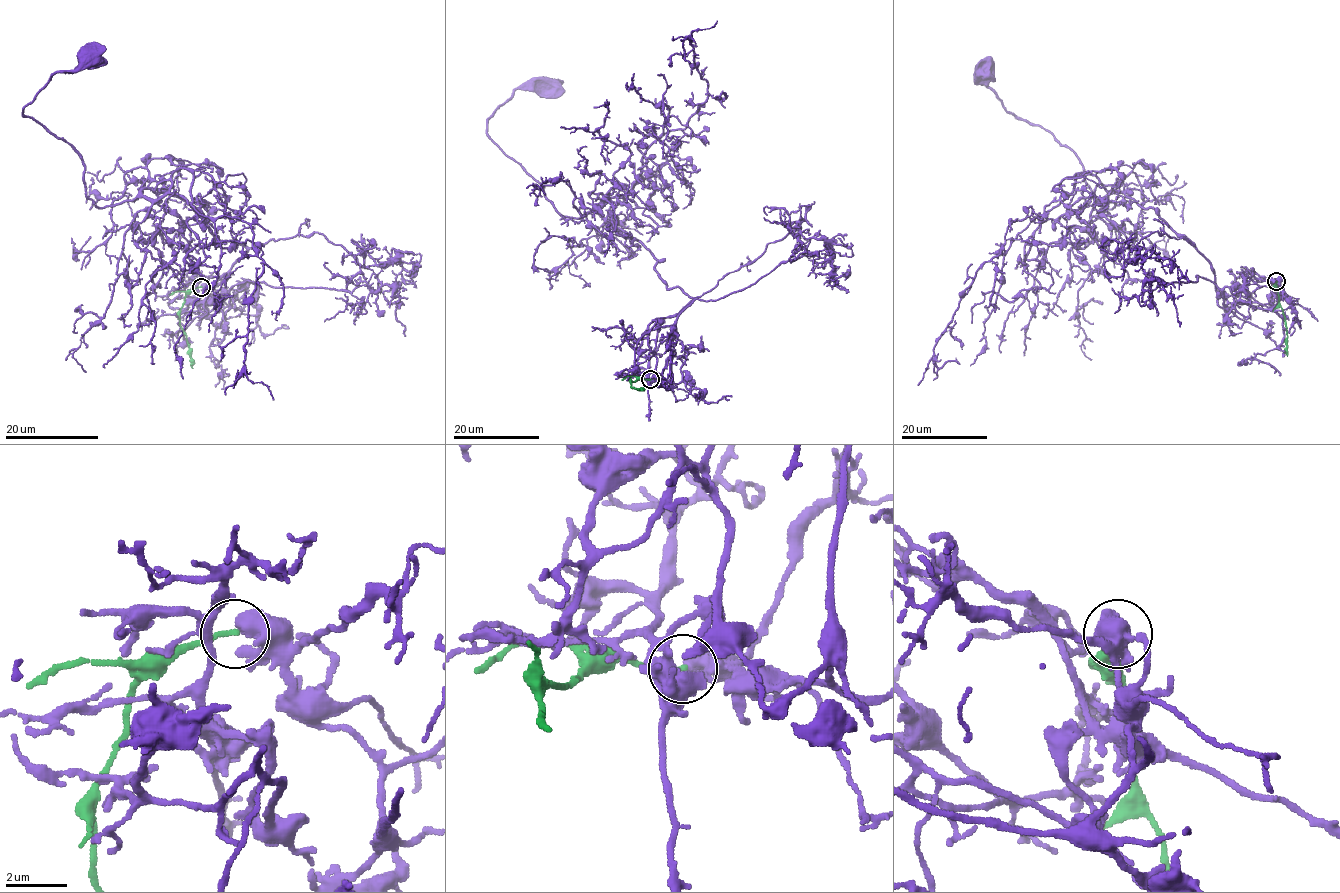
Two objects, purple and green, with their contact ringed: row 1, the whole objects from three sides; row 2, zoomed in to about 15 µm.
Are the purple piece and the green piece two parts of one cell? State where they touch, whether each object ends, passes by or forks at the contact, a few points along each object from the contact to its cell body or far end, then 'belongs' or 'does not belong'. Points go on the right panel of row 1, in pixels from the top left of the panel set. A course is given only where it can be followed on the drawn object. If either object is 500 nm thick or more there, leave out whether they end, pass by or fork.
at (1276, 281); purple runs (1276, 281), (1280, 316), (1230, 303), (1189, 240), (1125, 194), (1107, 209), (1072, 151), (1006, 110), (982, 69); green runs (1276, 282), (1287, 327), (1287, 356); does not belong

